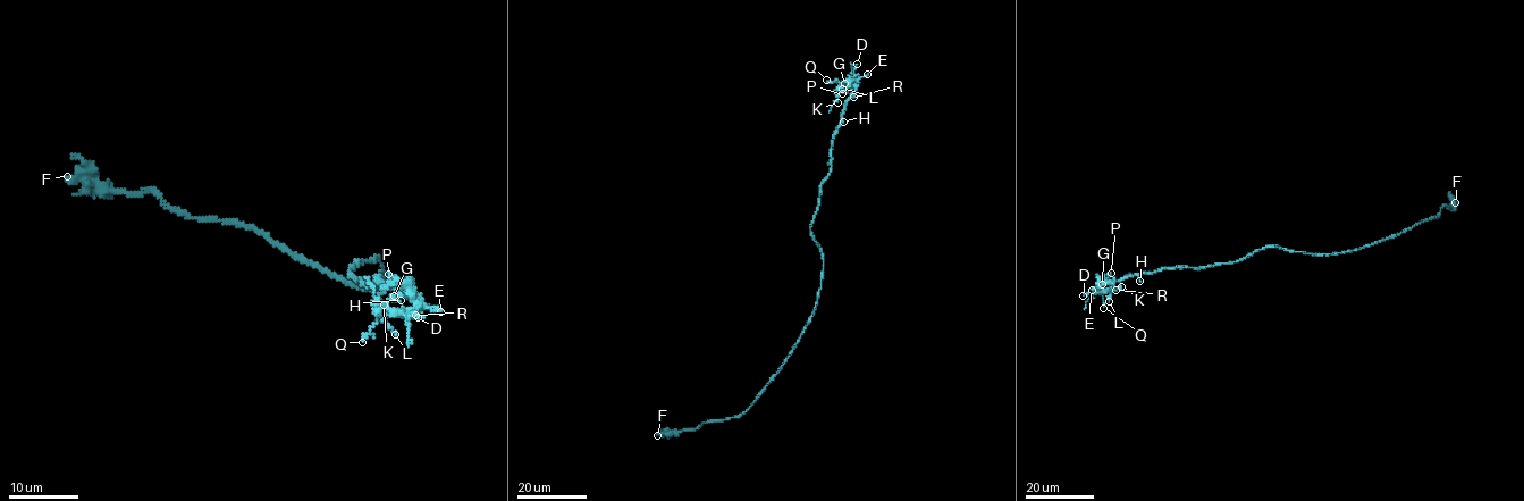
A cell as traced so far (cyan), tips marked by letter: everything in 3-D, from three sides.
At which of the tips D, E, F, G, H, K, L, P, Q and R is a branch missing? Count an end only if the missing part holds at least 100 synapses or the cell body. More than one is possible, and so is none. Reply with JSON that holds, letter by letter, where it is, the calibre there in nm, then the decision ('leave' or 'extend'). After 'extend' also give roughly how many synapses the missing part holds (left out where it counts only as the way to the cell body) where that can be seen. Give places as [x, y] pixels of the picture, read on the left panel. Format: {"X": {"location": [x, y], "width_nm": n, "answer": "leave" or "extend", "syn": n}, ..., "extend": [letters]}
{"D": {"location": [418, 317], "width_nm": 80, "answer": "leave"}, "E": {"location": [440, 311], "width_nm": 280, "answer": "extend"}, "F": {"location": [67, 176], "width_nm": 440, "answer": "leave"}, "G": {"location": [394, 295], "width_nm": 100, "answer": "leave"}, "H": {"location": [401, 300], "width_nm": 180, "answer": "leave"}, "K": {"location": [384, 305], "width_nm": 80, "answer": "leave"}, "L": {"location": [395, 334], "width_nm": 100, "answer": "leave"}, "P": {"location": [388, 274], "width_nm": 130, "answer": "leave"}, "Q": {"location": [362, 342], "width_nm": 100, "answer": "leave"}, "R": {"location": [415, 315], "width_nm": 110, "answer": "leave"}, "extend": ["E"]}

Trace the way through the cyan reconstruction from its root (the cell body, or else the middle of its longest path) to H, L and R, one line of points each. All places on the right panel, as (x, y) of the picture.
H: (1291, 251), (1266, 245), (1234, 262), (1159, 268), (1139, 274), (1139, 281)
L: (1291, 251), (1266, 245), (1234, 262), (1196, 268), (1163, 268), (1112, 281), (1100, 287), (1111, 292), (1109, 301)
R: (1291, 251), (1266, 245), (1234, 262), (1159, 268), (1114, 281), (1111, 283), (1116, 290)

